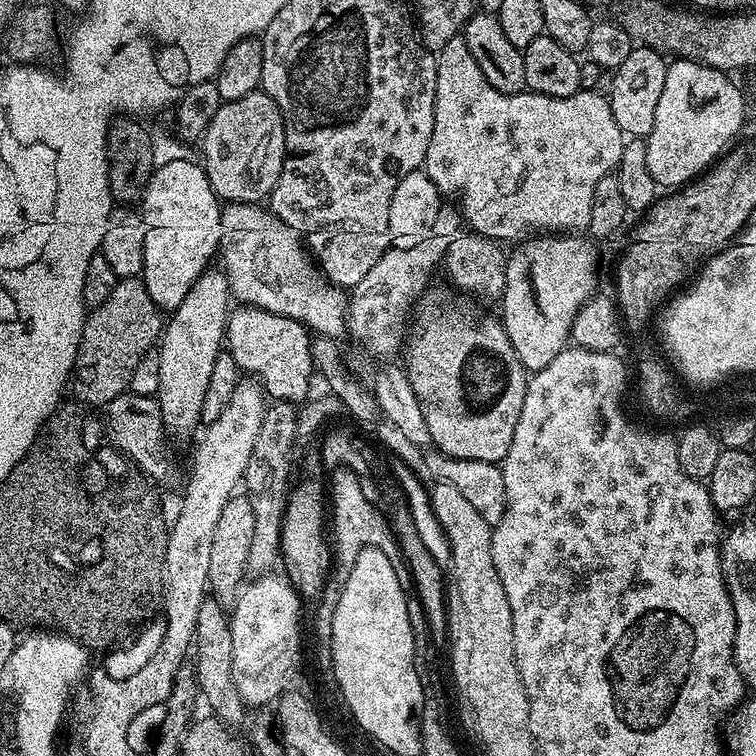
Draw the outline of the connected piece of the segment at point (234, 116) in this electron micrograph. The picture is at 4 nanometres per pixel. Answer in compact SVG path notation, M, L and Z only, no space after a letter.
M263 90L246 94L246 98L223 101L218 114L214 114L213 120L210 121L210 126L206 126L206 134L202 138L203 144L204 172L221 201L229 204L260 204L271 197L274 186L282 174L284 153L288 147L284 137L284 115Z

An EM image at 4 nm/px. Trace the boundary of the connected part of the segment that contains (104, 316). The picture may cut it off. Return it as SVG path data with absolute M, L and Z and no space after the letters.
M124 278L114 286L102 306L91 309L84 321L84 356L77 365L83 375L83 390L88 391L90 406L106 406L122 395L125 380L135 368L140 352L152 342L156 331L166 321L165 313L146 290L143 279Z

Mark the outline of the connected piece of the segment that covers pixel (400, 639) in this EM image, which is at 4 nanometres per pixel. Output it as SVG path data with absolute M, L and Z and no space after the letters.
M364 548L362 554L358 554L358 562L355 563L354 570L350 571L345 588L341 590L333 620L336 672L340 672L340 684L343 692L348 692L348 704L351 706L352 712L356 712L358 722L363 724L367 732L376 733L376 736L380 736L380 740L384 740L384 744L388 744L388 748L395 748L395 750L401 750L401 748L410 750L416 745L414 714L416 713L416 703L424 699L420 669L416 667L414 633L410 628L410 619L407 613L407 596L407 592L403 590L402 582L398 582L398 574L394 574L394 566L390 566L390 558L386 558L386 554L382 554L382 550L377 548Z

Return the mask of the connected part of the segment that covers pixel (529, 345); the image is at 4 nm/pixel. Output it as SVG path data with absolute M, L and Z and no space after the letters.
M541 236L542 238L538 240L532 240L533 238L527 239L523 246L516 246L513 248L516 248L513 250L513 252L510 252L510 255L508 256L508 269L506 270L506 286L504 287L504 295L502 297L502 305L504 304L504 316L502 315L502 323L504 325L504 329L506 330L506 334L510 338L510 346L514 346L514 354L518 354L518 358L522 358L522 366L526 369L528 369L529 373L537 372L538 370L542 370L542 366L546 366L550 362L554 362L554 358L558 358L558 354L562 351L564 351L565 348L569 347L570 344L570 337L572 335L572 323L574 322L574 318L578 314L578 310L581 306L584 305L584 303L591 298L591 296L594 295L594 293L597 291L596 288L596 248L597 245L593 243L591 239L588 240L576 240L580 238L575 238L572 236Z

